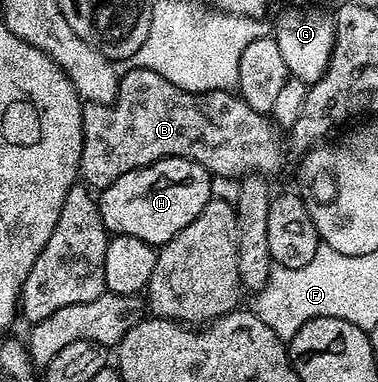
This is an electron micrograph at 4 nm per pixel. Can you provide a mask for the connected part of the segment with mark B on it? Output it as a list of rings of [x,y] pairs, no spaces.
[[[127,68],[122,73],[121,83],[119,85],[119,96],[111,104],[92,104],[90,102],[83,105],[83,141],[81,142],[81,162],[79,163],[79,174],[82,183],[92,190],[102,190],[109,187],[121,174],[129,174],[129,170],[144,168],[147,164],[157,162],[166,156],[176,156],[177,158],[189,158],[201,166],[212,176],[234,176],[242,178],[244,176],[254,176],[256,174],[271,178],[274,172],[279,172],[283,168],[283,140],[280,129],[273,123],[270,115],[253,110],[253,106],[245,103],[242,96],[234,91],[230,92],[190,92],[181,90],[173,86],[173,82],[165,82],[161,74],[153,74],[153,70],[141,70],[140,68]]]

